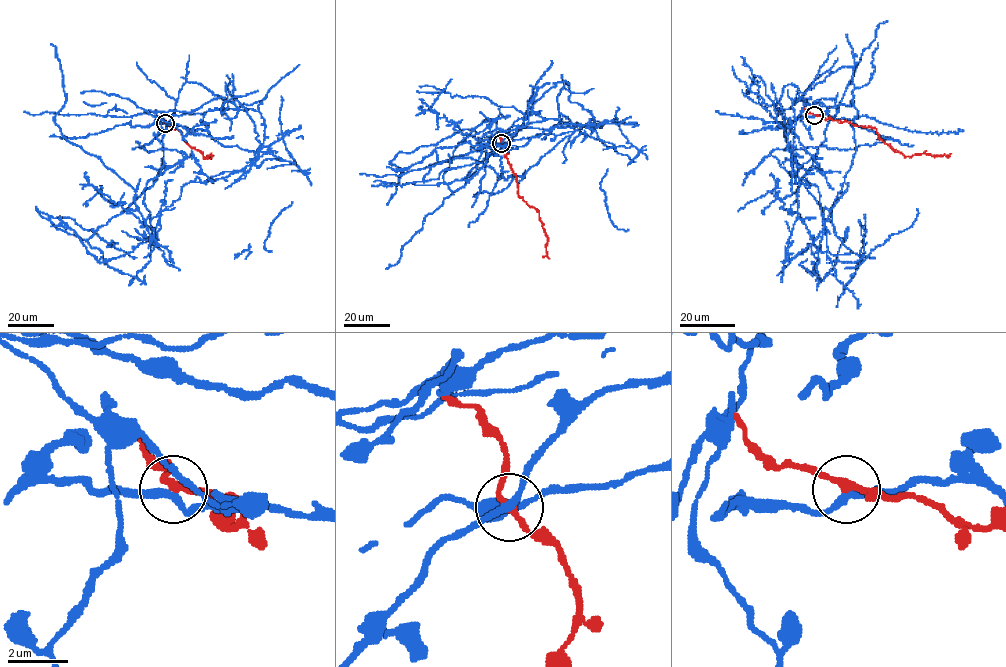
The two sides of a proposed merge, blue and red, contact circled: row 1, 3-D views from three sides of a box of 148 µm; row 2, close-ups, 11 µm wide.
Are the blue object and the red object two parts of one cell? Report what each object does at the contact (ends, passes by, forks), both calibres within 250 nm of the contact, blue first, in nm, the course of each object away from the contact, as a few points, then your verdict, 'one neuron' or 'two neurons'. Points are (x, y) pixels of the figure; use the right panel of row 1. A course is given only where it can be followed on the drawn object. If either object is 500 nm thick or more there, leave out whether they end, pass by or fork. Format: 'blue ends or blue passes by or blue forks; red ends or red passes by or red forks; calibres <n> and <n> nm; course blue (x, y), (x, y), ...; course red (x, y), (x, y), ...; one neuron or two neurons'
blue passes by; red passes by; calibres 240 and 220 nm; course blue (814, 115), (793, 149), (794, 99), (854, 66), (832, 223), (863, 253), (827, 263); course red (814, 115), (874, 127), (878, 137), (904, 156), (924, 153), (948, 156), (951, 153); two neurons

